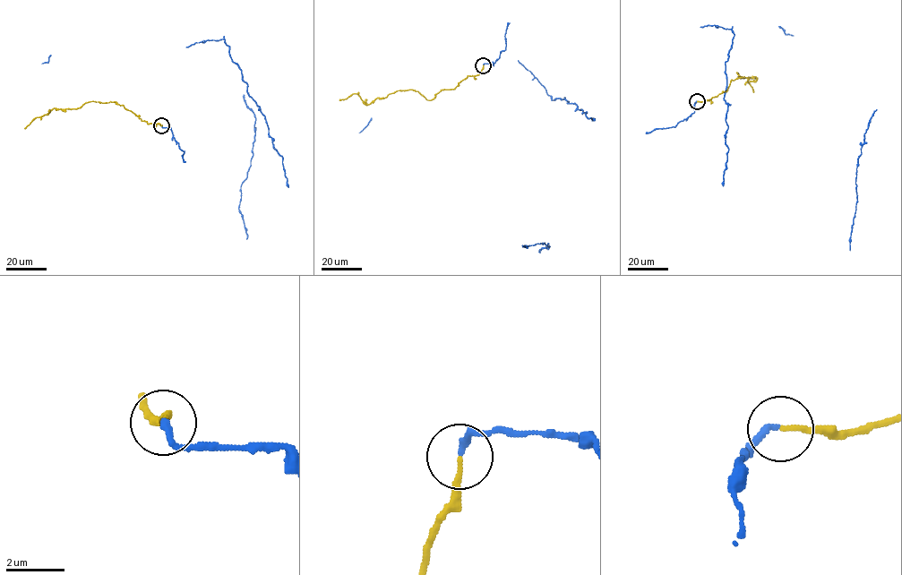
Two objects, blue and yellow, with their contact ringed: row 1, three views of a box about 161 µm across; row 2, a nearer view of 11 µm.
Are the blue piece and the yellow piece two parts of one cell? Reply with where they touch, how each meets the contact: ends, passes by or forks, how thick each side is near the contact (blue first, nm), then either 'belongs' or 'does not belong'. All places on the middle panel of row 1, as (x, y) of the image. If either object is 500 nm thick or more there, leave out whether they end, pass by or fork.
at (483, 65); blue ends there; yellow ends there; 220 nm thick on the blue side, 160 nm on the other; belongs

